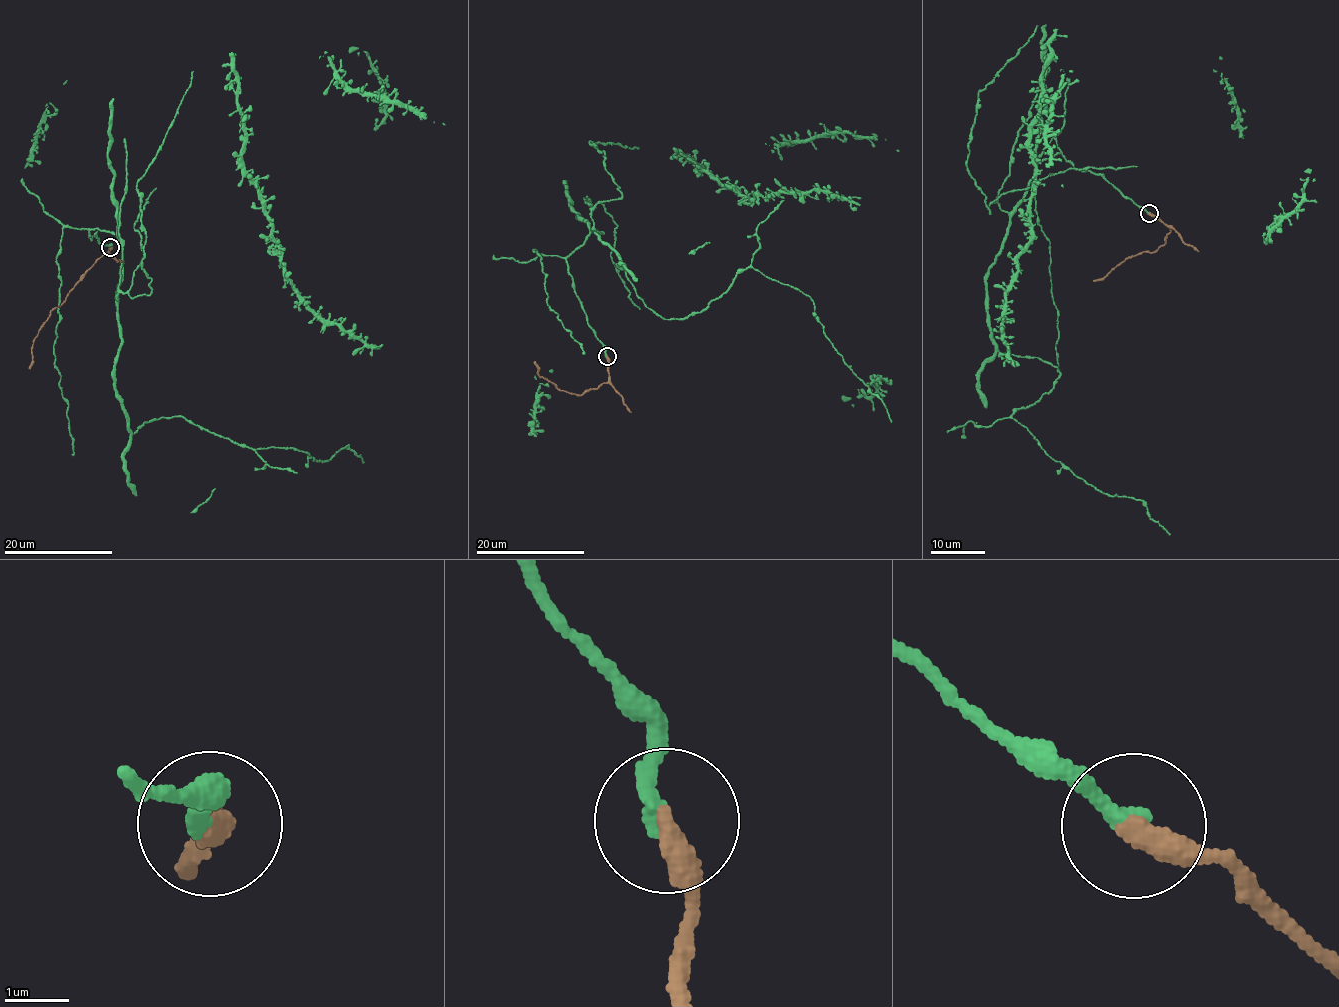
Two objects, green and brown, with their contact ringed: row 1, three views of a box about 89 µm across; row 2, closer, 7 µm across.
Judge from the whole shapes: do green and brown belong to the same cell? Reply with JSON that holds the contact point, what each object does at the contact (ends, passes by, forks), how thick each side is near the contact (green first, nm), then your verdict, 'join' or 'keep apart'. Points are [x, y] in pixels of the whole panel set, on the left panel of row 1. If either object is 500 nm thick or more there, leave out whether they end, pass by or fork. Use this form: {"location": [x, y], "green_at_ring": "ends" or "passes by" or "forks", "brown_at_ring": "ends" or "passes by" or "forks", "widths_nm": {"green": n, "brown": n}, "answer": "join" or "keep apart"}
{"location": [110, 247], "green_at_ring": "ends", "brown_at_ring": "ends", "widths_nm": {"green": 260, "brown": 400}, "answer": "join"}

